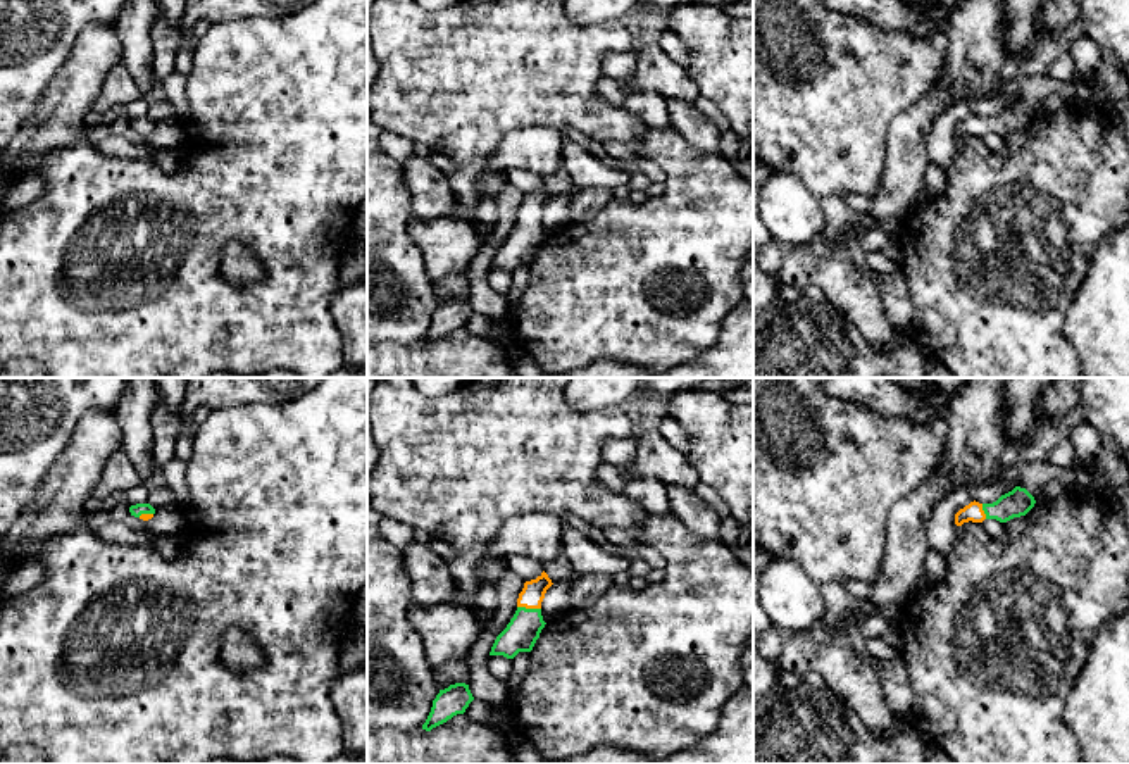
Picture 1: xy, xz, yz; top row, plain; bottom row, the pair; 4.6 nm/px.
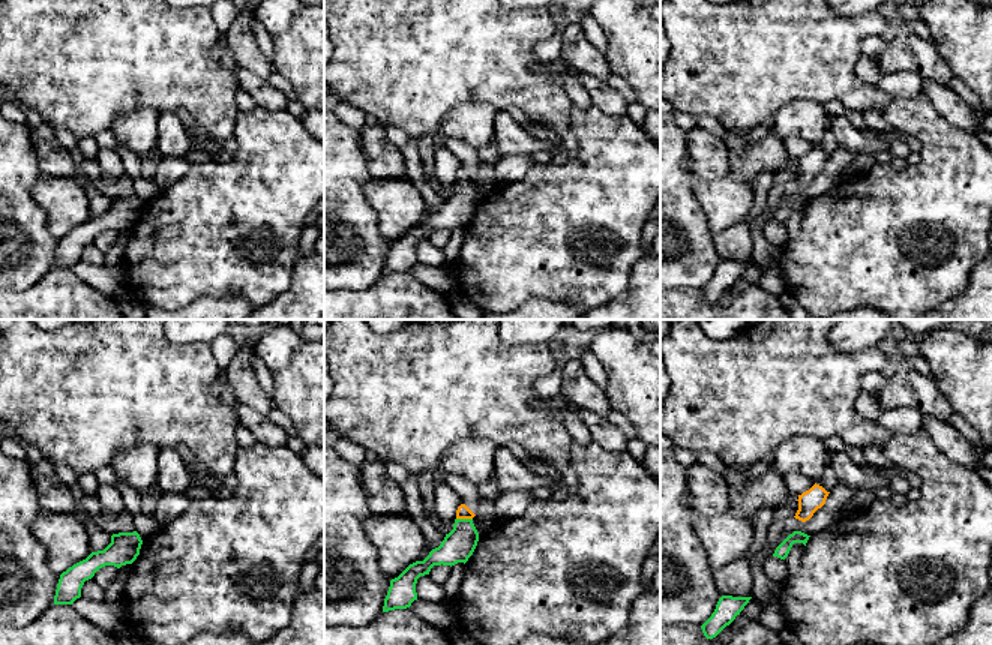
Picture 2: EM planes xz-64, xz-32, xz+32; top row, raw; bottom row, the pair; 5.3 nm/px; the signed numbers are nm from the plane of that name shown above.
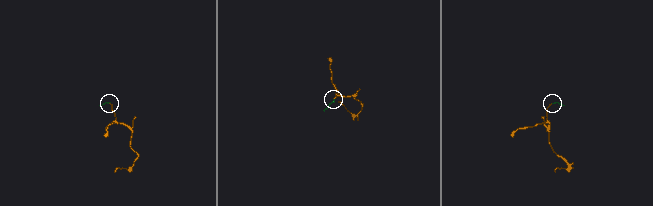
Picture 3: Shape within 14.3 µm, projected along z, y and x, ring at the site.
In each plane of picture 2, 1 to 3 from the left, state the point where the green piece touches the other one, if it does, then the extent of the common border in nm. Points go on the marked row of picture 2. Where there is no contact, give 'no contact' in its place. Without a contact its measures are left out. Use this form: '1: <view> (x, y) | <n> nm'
1: no contact
2: xz-32 (464, 518) | 90 nm
3: no contact

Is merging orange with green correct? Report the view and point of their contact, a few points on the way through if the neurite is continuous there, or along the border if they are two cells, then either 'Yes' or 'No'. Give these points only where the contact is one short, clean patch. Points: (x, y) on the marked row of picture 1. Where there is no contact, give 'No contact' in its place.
Touches orange at xz (530, 607). Path across: xz (533, 592), (530, 607), (528, 623), (521, 633). Yes

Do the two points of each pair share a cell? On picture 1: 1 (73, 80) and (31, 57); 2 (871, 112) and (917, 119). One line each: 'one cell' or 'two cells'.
1: two cells
2: two cells

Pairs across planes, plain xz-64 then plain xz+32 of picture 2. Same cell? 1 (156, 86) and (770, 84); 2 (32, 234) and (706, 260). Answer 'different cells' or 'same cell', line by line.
1: same cell
2: same cell

